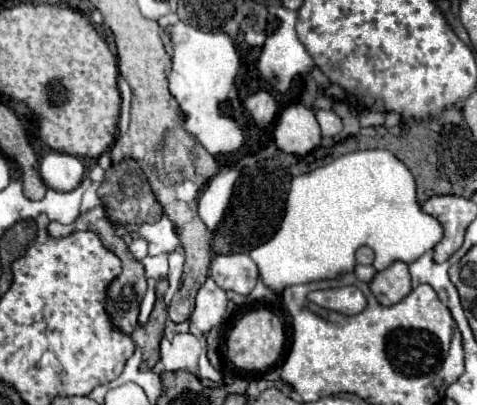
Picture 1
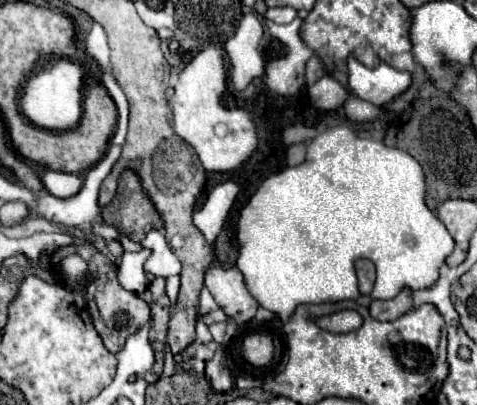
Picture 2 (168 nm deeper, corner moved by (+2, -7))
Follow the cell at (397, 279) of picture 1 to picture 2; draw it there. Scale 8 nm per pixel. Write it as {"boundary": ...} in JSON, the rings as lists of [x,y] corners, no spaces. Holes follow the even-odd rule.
{"boundary":[[[403,288],[399,292],[397,298],[393,300],[373,300],[371,306],[369,306],[369,312],[375,320],[397,320],[399,316],[403,316],[405,312],[409,312],[413,308],[411,304],[411,290],[409,288]]]}

